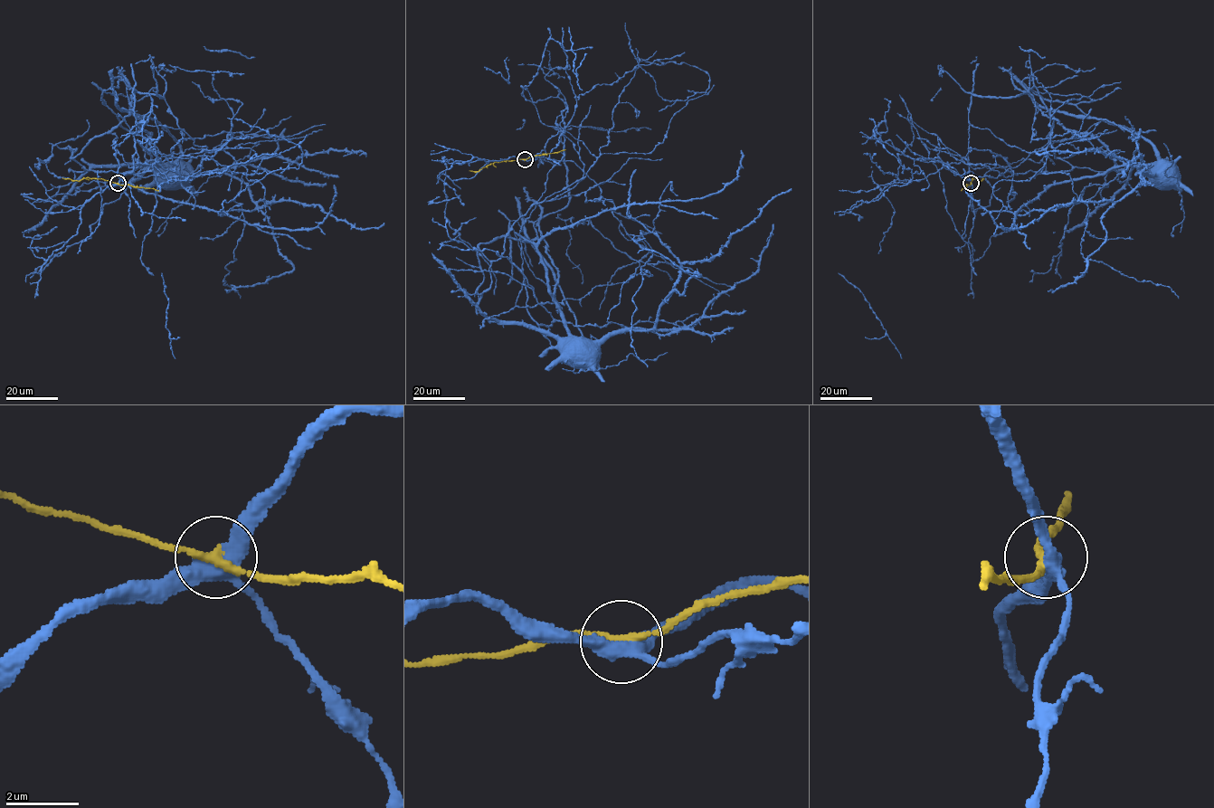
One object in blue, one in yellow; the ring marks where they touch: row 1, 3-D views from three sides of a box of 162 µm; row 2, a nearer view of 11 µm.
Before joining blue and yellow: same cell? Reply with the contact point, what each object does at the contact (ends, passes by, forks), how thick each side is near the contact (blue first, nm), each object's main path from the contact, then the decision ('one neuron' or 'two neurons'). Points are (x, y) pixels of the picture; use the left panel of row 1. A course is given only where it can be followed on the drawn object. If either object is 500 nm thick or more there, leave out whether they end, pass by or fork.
place (118, 183); blue forks; yellow passes by; calibres 400 and 220 nm; course blue (117, 184), (136, 153), (156, 169), (145, 137), (176, 164), (71, 158), (124, 119), (127, 87), (158, 165); course yellow (117, 184), (102, 179), (87, 177), (73, 181), (62, 177); two neurons

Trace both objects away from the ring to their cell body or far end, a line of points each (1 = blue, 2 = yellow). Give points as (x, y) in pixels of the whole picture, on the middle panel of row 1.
1: (524, 159), (562, 114), (583, 177), (535, 203), (497, 260), (478, 246), (531, 242), (542, 217), (565, 343)
2: (524, 159), (494, 162), (478, 171), (469, 170)

